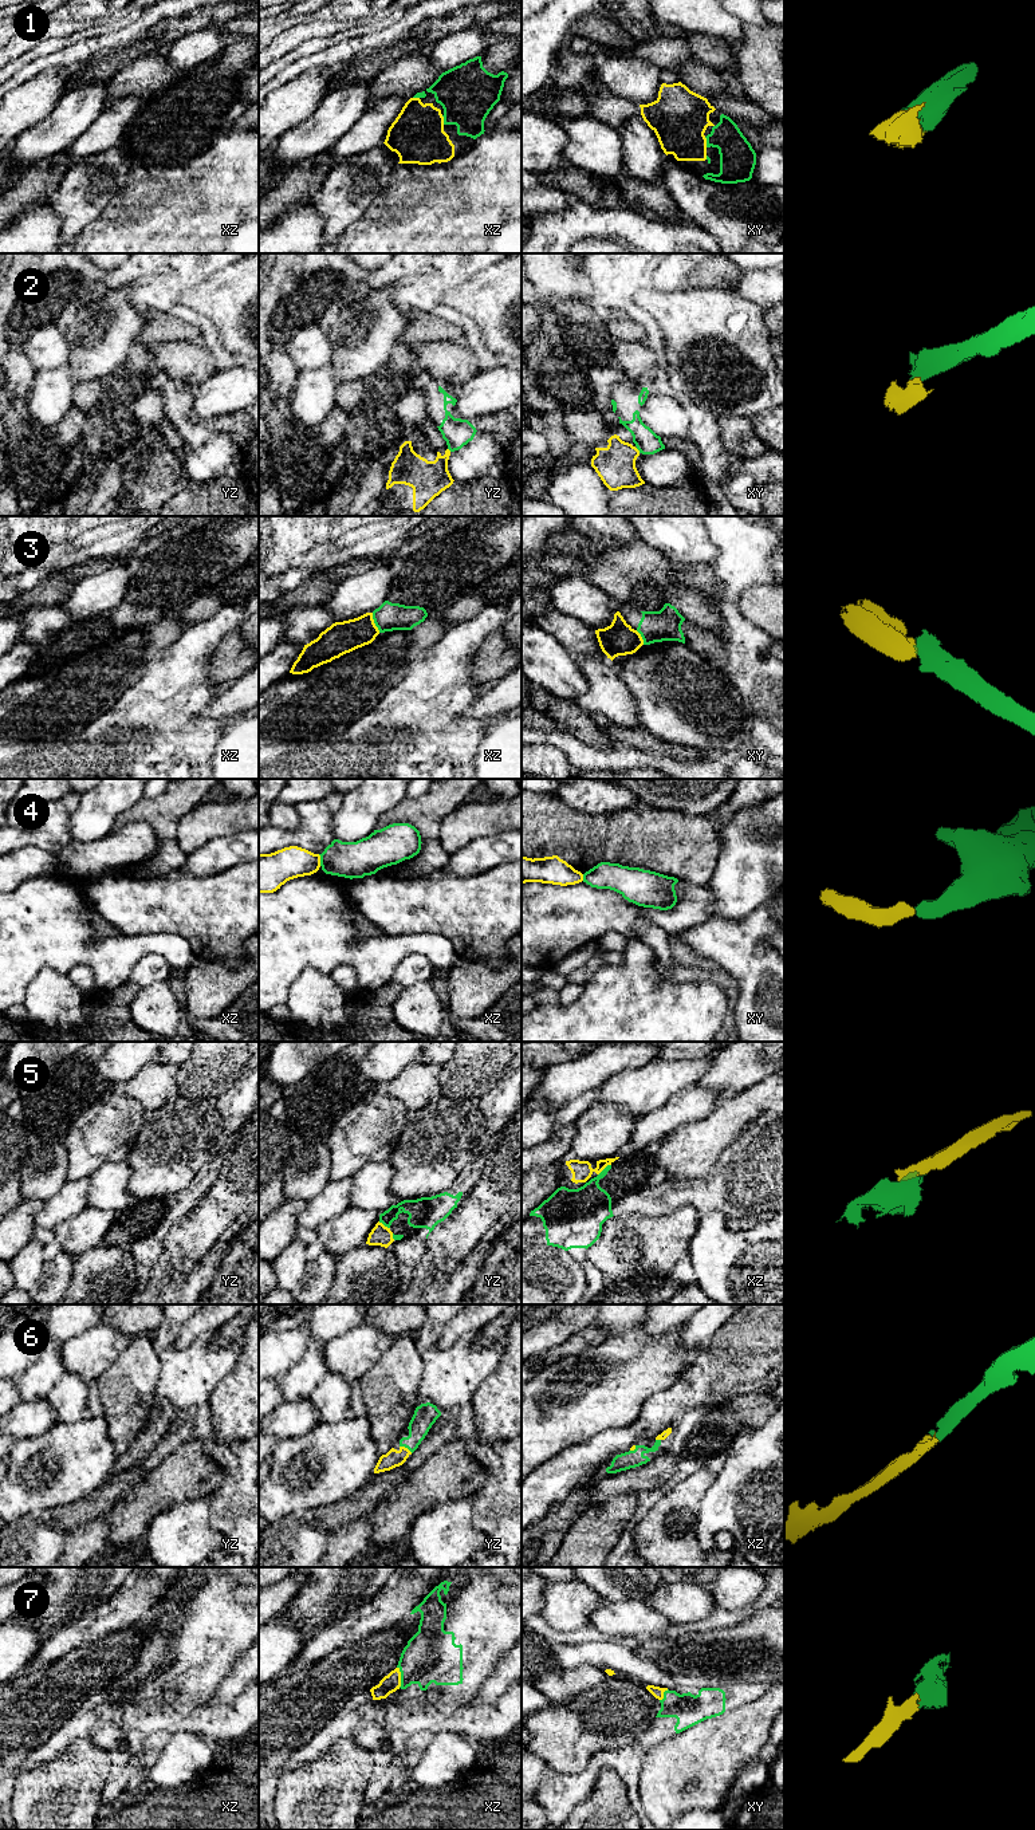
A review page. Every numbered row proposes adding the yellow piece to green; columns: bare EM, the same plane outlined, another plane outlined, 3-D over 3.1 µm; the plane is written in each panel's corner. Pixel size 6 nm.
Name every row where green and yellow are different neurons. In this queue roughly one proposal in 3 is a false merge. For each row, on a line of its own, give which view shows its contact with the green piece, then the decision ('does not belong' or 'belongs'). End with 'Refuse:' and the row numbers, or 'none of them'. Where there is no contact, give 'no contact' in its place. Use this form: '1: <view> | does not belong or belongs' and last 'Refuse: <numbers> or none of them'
1: xy | belongs
2: xy | does not belong
3: xz | belongs
4: xz | belongs
5: xz | belongs
6: yz | belongs
7: xz | belongs
Refuse: 2

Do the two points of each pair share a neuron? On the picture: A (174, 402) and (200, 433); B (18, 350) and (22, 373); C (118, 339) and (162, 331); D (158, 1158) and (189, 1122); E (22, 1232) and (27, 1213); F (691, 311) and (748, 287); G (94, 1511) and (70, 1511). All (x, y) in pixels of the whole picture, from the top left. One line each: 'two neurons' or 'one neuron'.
A: one neuron
B: one neuron
C: two neurons
D: one neuron
E: one neuron
F: two neurons
G: one neuron

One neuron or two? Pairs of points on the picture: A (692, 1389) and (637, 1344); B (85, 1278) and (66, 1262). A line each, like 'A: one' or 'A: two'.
A: two
B: two

